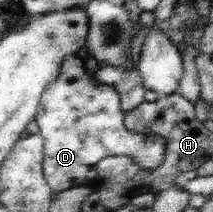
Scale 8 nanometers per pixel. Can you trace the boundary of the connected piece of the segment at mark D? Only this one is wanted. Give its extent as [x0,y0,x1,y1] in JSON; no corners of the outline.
[35,56,167,192]

